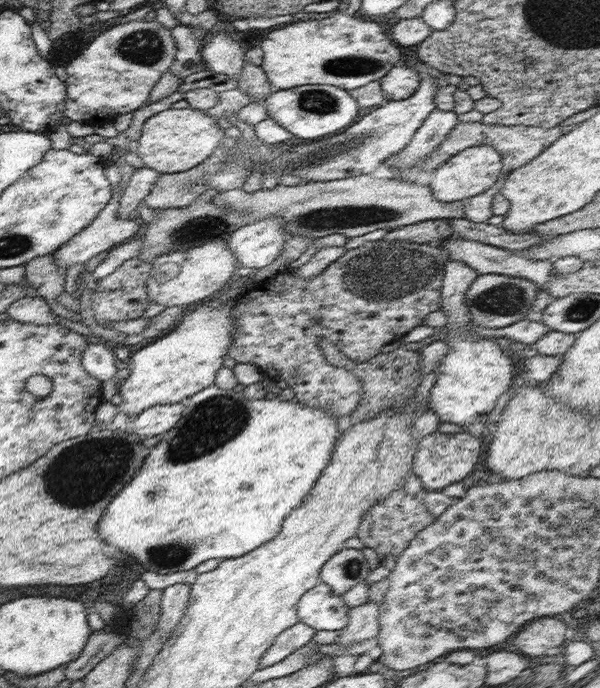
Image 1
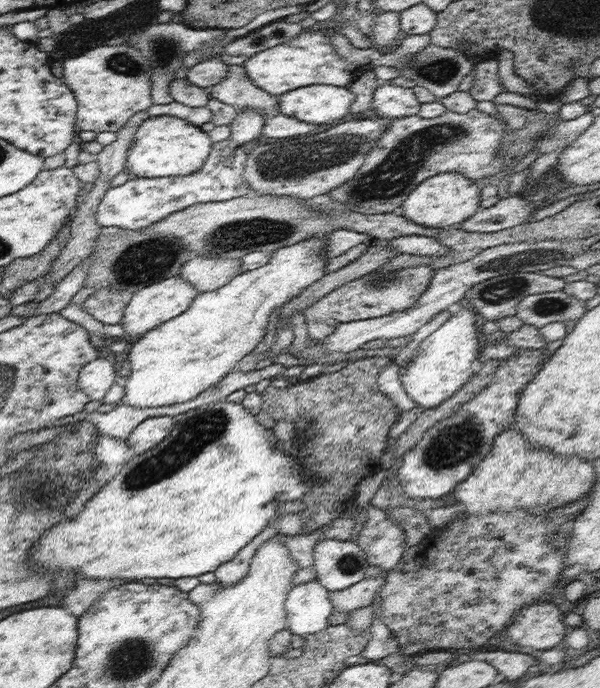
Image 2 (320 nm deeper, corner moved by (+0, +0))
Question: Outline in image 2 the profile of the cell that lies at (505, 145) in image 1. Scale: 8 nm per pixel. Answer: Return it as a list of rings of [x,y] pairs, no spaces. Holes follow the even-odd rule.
[[[477,108],[462,115],[447,111],[437,118],[413,115],[395,119],[370,149],[358,172],[330,190],[329,197],[348,208],[401,214],[400,206],[410,191],[436,174],[459,172],[472,181],[500,174],[504,166],[497,150],[504,134],[502,120],[488,116]]]

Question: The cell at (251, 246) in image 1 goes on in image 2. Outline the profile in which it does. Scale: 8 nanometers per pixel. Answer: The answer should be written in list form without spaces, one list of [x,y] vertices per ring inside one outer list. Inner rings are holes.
[[[193,256],[183,261],[181,277],[198,293],[218,290],[230,282],[242,267],[242,258]]]

